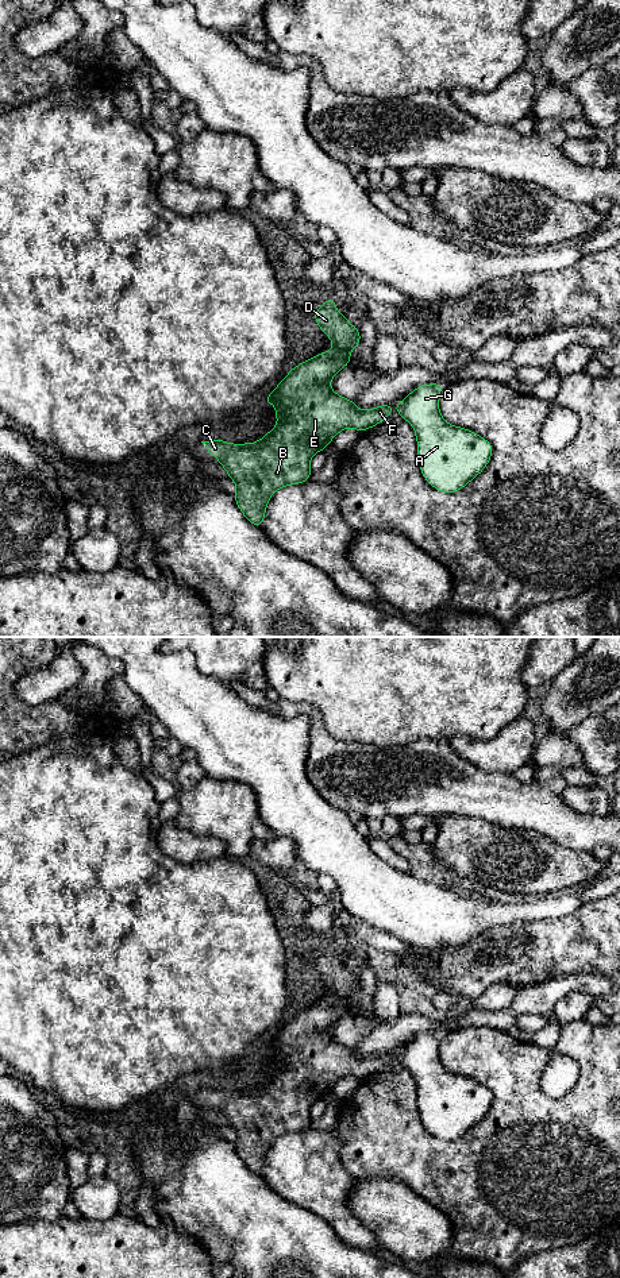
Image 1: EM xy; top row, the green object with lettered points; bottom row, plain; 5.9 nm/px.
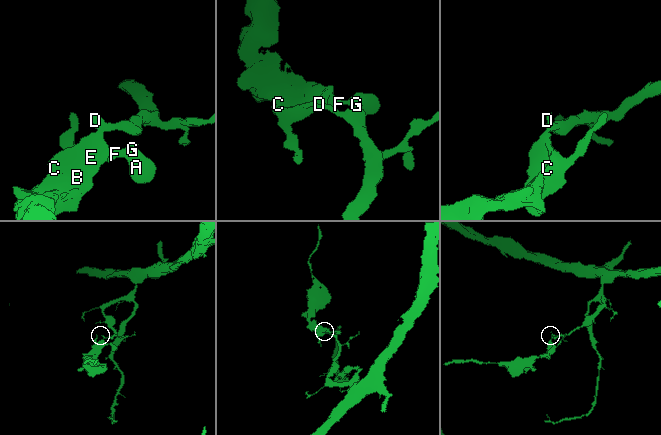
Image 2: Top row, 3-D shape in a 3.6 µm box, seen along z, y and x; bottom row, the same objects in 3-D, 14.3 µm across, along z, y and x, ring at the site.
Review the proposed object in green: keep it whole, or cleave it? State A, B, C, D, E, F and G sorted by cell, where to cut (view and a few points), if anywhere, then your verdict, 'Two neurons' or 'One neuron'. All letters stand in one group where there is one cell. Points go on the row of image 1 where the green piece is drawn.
Groups: A B C E F G / D. Split along xy (334, 346), (347, 352). Two neurons

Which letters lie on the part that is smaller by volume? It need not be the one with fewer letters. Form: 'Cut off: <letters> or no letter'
Cut off: A, B, C, E, F, G

